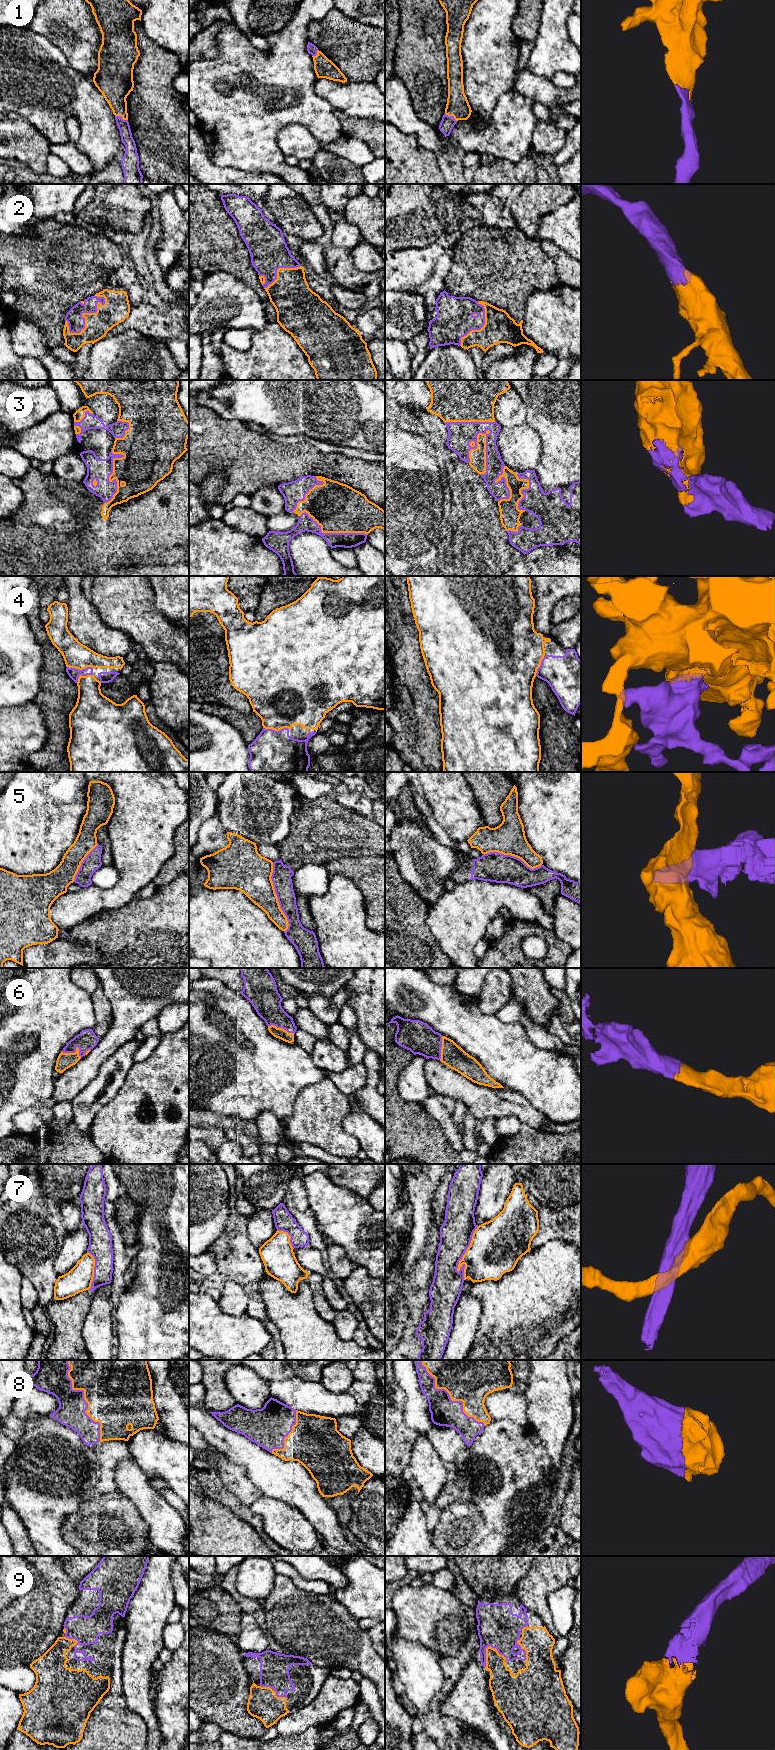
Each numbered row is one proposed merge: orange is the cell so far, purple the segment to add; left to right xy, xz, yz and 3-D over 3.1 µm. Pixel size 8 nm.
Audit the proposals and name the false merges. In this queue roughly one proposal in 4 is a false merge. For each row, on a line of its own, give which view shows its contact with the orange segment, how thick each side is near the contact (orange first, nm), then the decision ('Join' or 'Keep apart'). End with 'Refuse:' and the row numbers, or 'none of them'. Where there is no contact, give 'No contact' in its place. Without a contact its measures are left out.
1: Touches orange in xy. Thickness 240 nm (orange) against 100 nm. Join
2: Touches orange in xy. Thickness 220 nm (orange) against 140 nm. Join
3: Touches orange in yz. Thickness 130 nm (orange) against 190 nm. Join
4: Touches orange in xy. Thickness 200 nm (orange) against 90 nm. Join
5: Touches orange in xz. Thickness 280 nm (orange) against 160 nm. Keep apart
6: Touches orange in xy. Thickness 130 nm (orange) against 160 nm. Join
7: Touches orange in yz. Thickness 380 nm (orange) against 260 nm. Keep apart
8: Touches orange in xy. Thickness 480 nm (orange) against 220 nm. Join
9: Touches orange in yz. Thickness 190 nm (orange) against 320 nm. Join
Refuse: 5, 7

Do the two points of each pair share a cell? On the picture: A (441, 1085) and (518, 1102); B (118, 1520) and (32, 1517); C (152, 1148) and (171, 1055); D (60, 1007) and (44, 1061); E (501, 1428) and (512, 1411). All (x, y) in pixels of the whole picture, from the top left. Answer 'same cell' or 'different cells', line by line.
A: same cell
B: different cells
C: same cell
D: same cell
E: different cells

